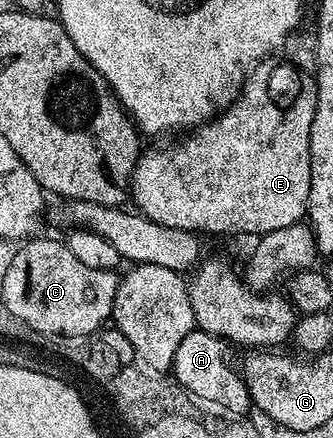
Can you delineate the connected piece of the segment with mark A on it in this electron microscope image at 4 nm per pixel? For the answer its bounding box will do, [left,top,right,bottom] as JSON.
[171,328,252,415]

